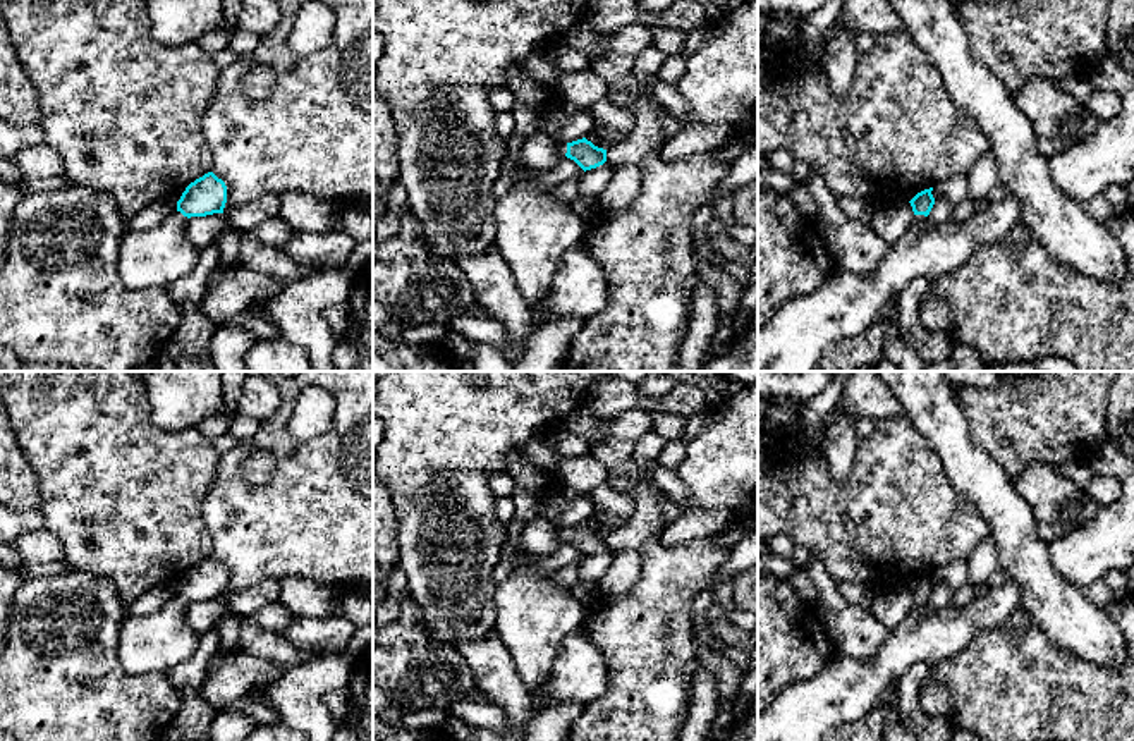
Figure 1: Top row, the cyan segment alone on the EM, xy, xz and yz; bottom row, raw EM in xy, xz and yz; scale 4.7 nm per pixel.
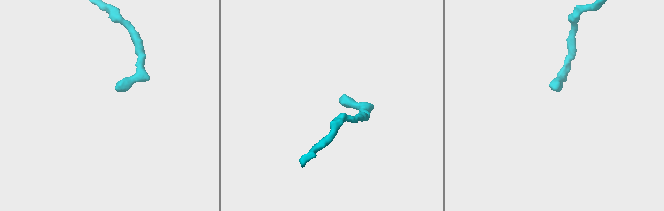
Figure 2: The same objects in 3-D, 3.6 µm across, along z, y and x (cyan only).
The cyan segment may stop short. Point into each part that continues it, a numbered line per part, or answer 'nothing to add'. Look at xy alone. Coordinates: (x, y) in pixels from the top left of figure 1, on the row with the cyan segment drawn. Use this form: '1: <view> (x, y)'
1: xy (160, 257)

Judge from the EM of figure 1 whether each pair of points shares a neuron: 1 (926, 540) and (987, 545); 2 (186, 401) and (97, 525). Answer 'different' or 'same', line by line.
1: different
2: different

